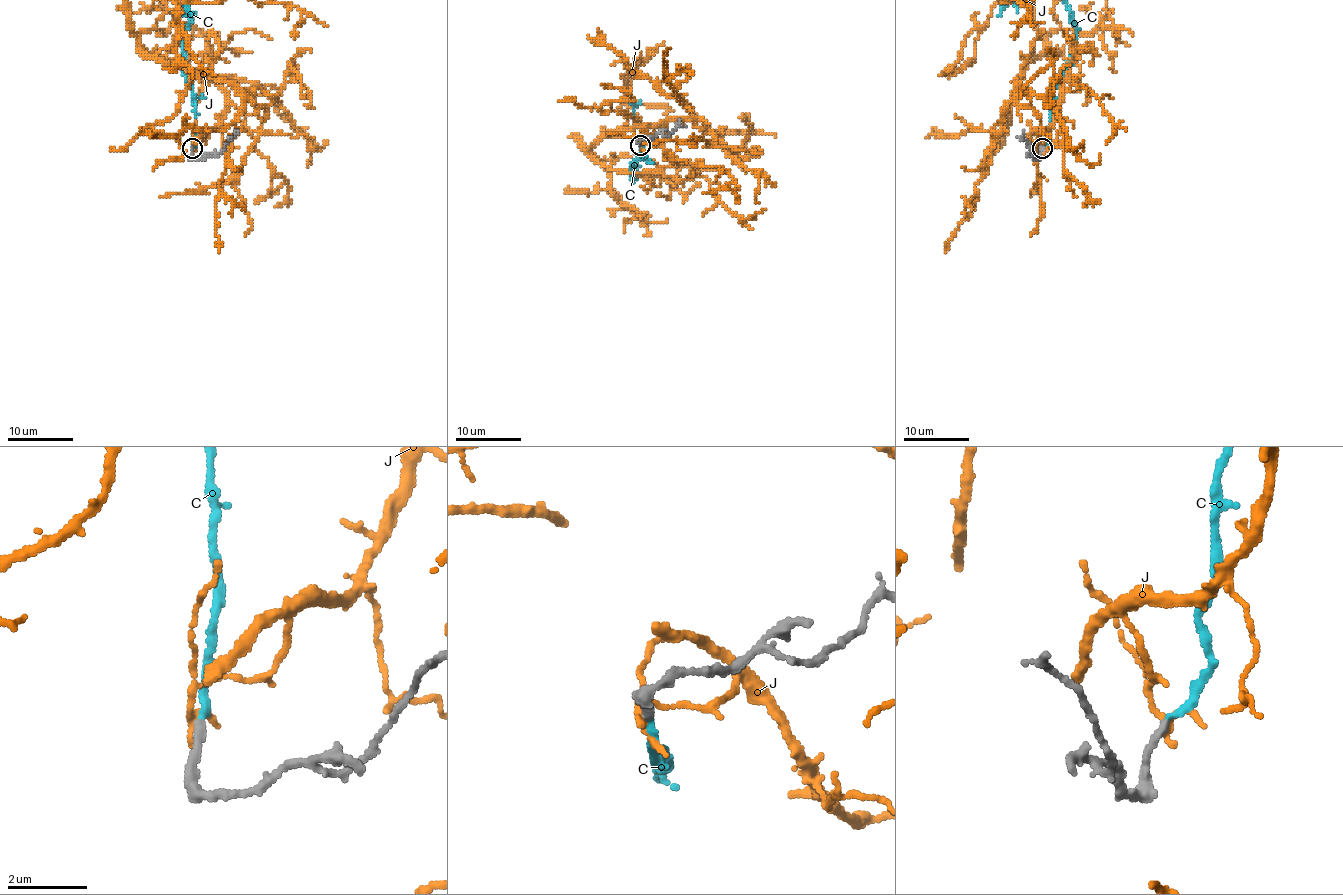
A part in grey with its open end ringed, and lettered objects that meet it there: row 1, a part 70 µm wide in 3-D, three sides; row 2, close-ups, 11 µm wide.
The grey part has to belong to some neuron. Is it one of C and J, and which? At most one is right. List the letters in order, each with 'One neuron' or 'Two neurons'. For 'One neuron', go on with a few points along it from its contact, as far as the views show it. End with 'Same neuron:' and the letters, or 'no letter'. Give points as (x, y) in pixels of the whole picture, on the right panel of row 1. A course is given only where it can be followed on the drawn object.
C: One neuron
J: Two neurons
Same neuron: C

